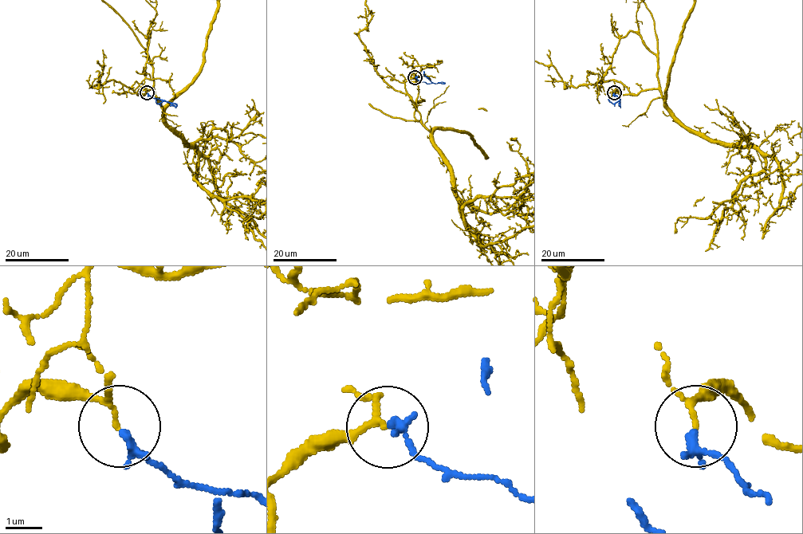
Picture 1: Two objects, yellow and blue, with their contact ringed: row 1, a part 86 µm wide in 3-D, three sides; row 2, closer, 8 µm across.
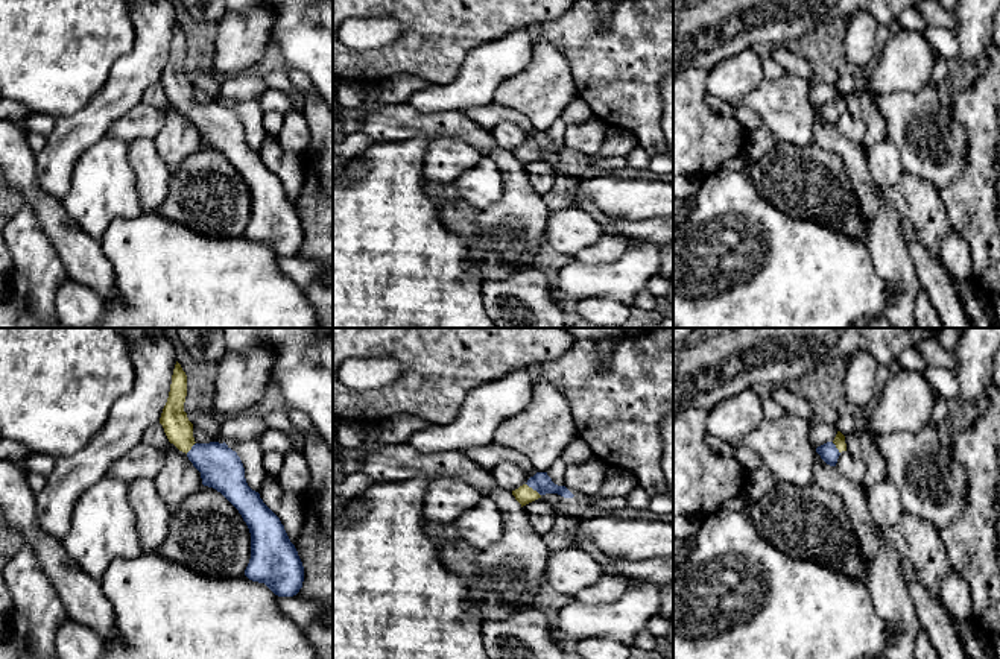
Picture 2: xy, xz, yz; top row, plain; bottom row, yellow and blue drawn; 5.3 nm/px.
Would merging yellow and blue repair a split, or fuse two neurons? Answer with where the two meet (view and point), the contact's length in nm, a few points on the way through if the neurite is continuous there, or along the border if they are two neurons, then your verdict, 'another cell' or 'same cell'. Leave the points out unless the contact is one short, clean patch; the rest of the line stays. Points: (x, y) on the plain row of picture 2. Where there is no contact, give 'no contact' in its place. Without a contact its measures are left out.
contact xz (532, 149); length 100 nm; way xz (525, 154), (532, 149), (540, 141); same cell

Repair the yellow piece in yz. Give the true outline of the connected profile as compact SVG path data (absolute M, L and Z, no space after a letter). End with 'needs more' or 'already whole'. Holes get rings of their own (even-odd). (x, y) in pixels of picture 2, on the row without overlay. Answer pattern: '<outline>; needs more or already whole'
M837 91L833 102L827 102L816 108L816 112L821 115L821 118L830 126L836 126L842 111L847 111L847 103L845 96L840 91Z; needs more

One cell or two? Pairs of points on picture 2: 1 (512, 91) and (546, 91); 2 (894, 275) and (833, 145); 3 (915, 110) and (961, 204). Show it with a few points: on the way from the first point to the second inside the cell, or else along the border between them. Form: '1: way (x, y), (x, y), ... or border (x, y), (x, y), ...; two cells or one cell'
1: way (520, 91), (538, 91); one cell
2: way (883, 242), (882, 222), (859, 175); one cell
3: border (967, 151), (962, 160), (962, 172), (939, 190); two cells

